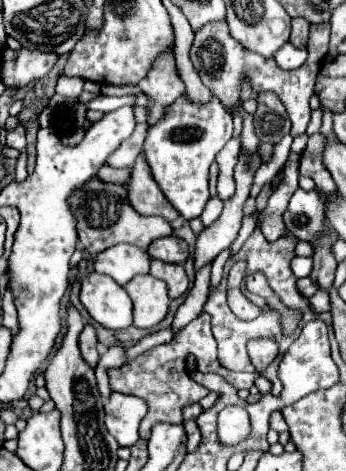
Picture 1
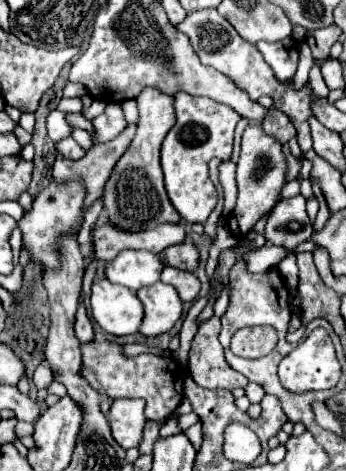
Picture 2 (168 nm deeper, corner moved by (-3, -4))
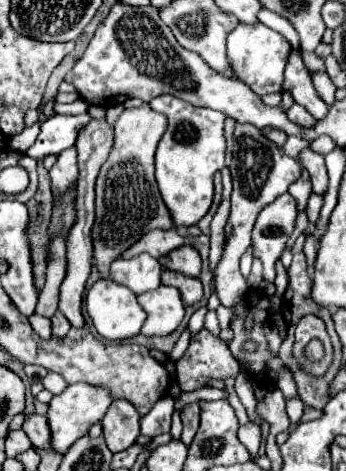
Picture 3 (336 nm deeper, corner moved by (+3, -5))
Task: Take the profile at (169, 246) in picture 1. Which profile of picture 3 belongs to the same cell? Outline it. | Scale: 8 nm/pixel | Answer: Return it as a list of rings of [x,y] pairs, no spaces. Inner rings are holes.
[[[182,245],[168,255],[158,259],[164,269],[172,269],[178,273],[184,273],[188,277],[198,277],[202,271],[202,259],[200,253],[192,245]]]

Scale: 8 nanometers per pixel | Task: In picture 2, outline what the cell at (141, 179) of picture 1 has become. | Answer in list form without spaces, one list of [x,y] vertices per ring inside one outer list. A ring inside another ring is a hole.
[[[144,88],[144,92],[140,92],[136,102],[140,110],[138,132],[126,154],[118,160],[116,168],[112,170],[112,176],[106,182],[102,196],[108,220],[112,220],[112,224],[122,230],[150,230],[162,222],[176,224],[182,220],[166,196],[160,168],[160,144],[176,122],[172,96],[162,94],[156,88]]]

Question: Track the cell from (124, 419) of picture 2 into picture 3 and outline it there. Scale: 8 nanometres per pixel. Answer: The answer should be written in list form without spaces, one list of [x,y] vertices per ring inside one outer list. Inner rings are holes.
[[[116,399],[102,419],[104,441],[112,453],[124,451],[136,443],[140,435],[140,413],[122,399]]]

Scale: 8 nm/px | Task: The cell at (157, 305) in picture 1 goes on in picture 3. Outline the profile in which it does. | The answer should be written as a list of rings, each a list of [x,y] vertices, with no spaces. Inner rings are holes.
[[[160,285],[154,291],[138,295],[138,303],[148,313],[148,319],[142,327],[142,335],[170,335],[184,319],[184,303],[174,287]]]

